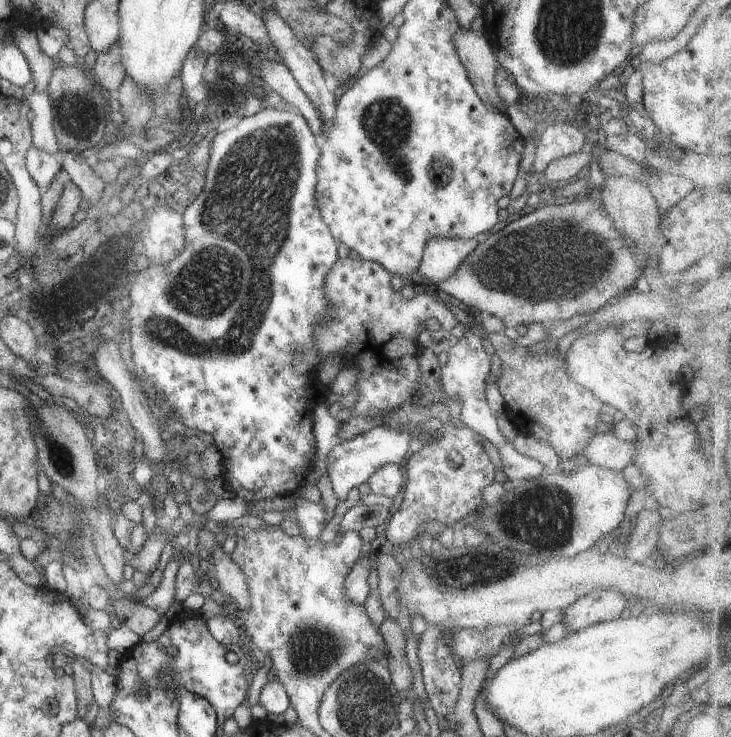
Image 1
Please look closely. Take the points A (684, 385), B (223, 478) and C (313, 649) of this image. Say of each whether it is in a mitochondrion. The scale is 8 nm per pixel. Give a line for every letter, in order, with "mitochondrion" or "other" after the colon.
A: other
B: other
C: mitochondrion

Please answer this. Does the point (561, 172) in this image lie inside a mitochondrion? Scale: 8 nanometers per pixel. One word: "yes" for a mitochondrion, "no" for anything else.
no

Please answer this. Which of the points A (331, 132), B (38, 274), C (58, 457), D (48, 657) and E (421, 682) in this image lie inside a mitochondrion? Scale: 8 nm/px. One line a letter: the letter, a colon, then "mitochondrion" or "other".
A: other
B: other
C: mitochondrion
D: mitochondrion
E: other

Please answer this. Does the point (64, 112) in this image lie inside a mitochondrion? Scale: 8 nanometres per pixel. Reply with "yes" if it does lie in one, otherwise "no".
yes

